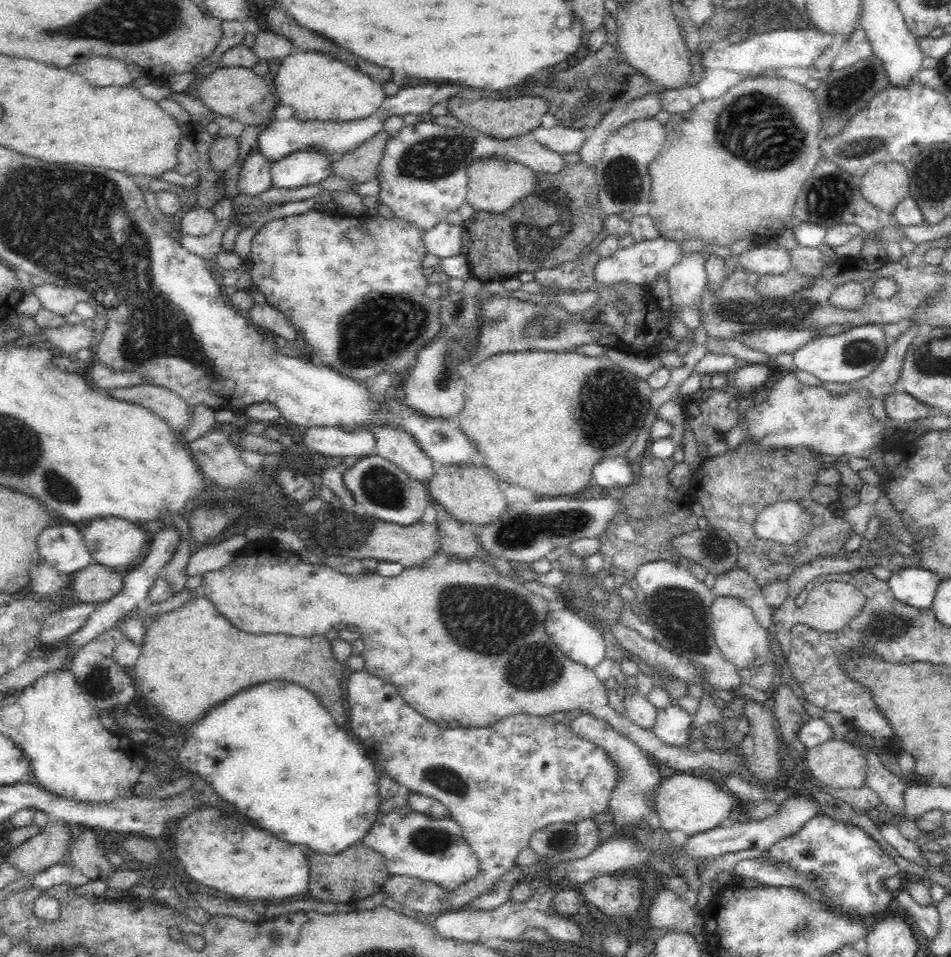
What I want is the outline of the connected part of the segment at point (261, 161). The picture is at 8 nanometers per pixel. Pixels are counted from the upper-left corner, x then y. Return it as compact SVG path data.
M252 148L243 159L238 174L238 195L256 196L272 187L271 166L273 162L267 159L258 148Z

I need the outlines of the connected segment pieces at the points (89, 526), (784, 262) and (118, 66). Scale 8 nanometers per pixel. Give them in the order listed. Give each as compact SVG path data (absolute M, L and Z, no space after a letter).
M118 518L90 520L80 528L94 563L107 567L130 565L142 554L147 541L144 527Z
M771 245L752 248L739 257L740 264L759 275L782 274L795 268L790 251Z
M90 58L84 66L80 68L82 78L92 84L92 86L130 86L134 79L130 77L127 64L116 58Z

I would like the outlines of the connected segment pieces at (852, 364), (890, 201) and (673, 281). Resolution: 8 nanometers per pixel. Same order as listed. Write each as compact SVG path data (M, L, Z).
M865 324L852 327L839 335L816 337L796 349L792 358L794 370L806 371L823 383L850 383L872 372L882 362L886 351L887 343L882 326Z
M902 163L874 164L861 176L861 194L884 218L909 195L909 167Z
M700 253L684 254L666 274L673 316L689 330L695 330L702 320L701 296L707 286L704 264Z

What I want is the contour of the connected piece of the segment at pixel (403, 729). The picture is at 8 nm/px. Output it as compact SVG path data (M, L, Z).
M364 669L349 674L346 688L348 689L348 708L350 708L350 728L354 731L354 735L362 741L371 755L374 754L375 758L378 758L378 762L380 762L380 766L384 772L398 782L399 785L406 786L411 792L417 792L418 794L438 800L439 803L442 803L446 807L447 814L462 827L463 837L479 861L481 868L480 875L469 882L461 884L456 891L452 891L452 894L446 898L447 910L465 908L472 900L482 897L482 894L486 894L490 890L494 890L494 886L496 886L498 880L502 880L506 872L509 872L515 866L515 861L520 851L530 847L530 839L534 833L554 823L576 824L581 820L592 819L597 814L609 810L611 796L619 783L619 768L615 766L611 756L608 756L604 748L574 734L569 726L562 721L554 721L550 714L536 716L520 712L518 714L510 714L506 718L501 718L498 722L494 722L494 724L488 724L482 727L464 727L460 725L454 728L450 725L446 729L442 729L438 727L436 721L420 715L412 707L408 706L404 702L404 699L398 695L398 691L396 691L394 685L382 680L379 676L365 672Z

